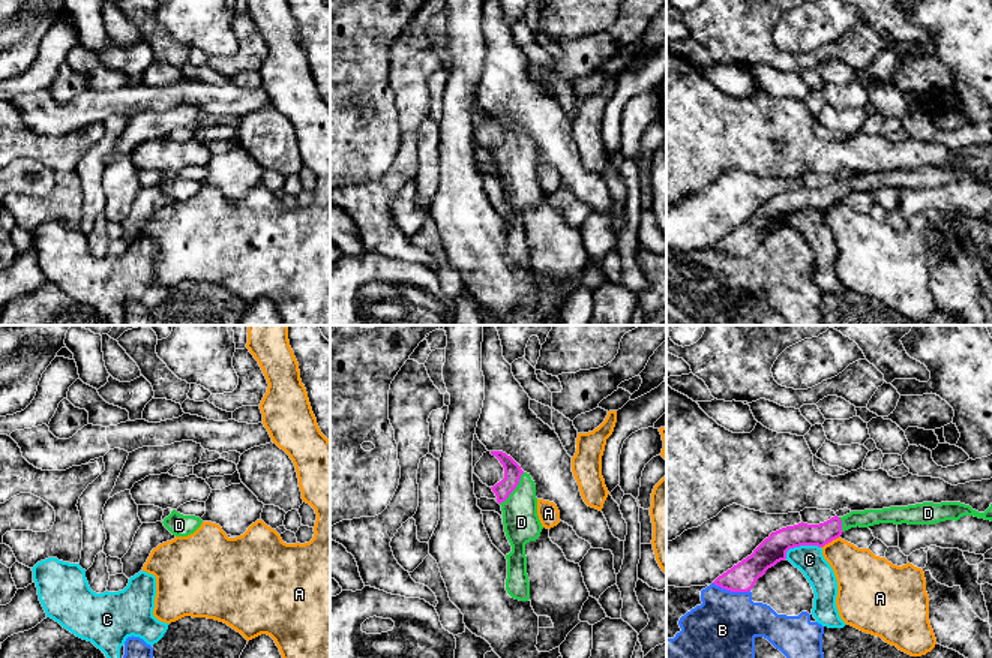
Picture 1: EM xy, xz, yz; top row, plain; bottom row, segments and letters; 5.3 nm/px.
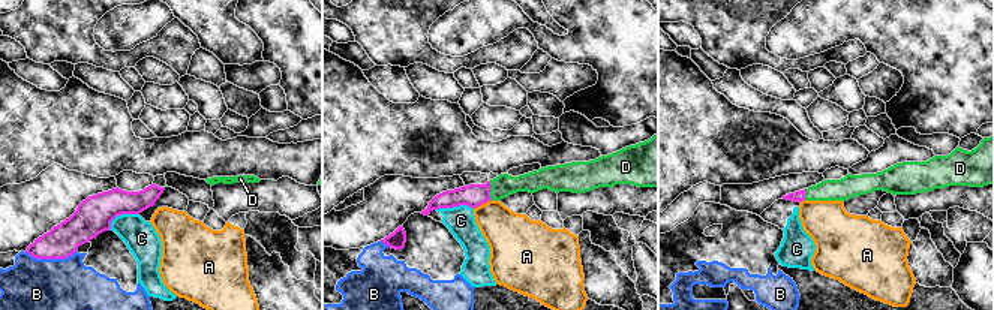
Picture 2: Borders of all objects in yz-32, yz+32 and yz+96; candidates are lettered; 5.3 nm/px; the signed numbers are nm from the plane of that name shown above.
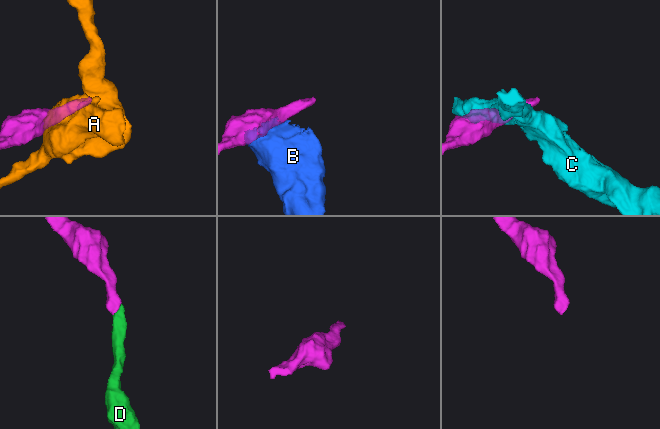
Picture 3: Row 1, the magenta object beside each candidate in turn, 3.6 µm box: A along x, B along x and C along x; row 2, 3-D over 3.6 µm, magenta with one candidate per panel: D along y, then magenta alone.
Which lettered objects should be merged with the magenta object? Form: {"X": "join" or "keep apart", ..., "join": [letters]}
{"A": "keep apart", "B": "keep apart", "C": "keep apart", "D": "join", "join": ["D"]}

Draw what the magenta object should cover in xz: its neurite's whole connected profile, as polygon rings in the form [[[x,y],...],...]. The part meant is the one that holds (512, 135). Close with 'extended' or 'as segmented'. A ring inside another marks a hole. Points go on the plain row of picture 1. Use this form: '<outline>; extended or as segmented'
[[[491,115],[504,132],[504,142],[492,156],[501,169],[506,201],[512,210],[507,223],[507,258],[519,265],[530,264],[525,208],[536,205],[543,193],[537,180],[536,148],[530,138],[503,115]]]; extended

